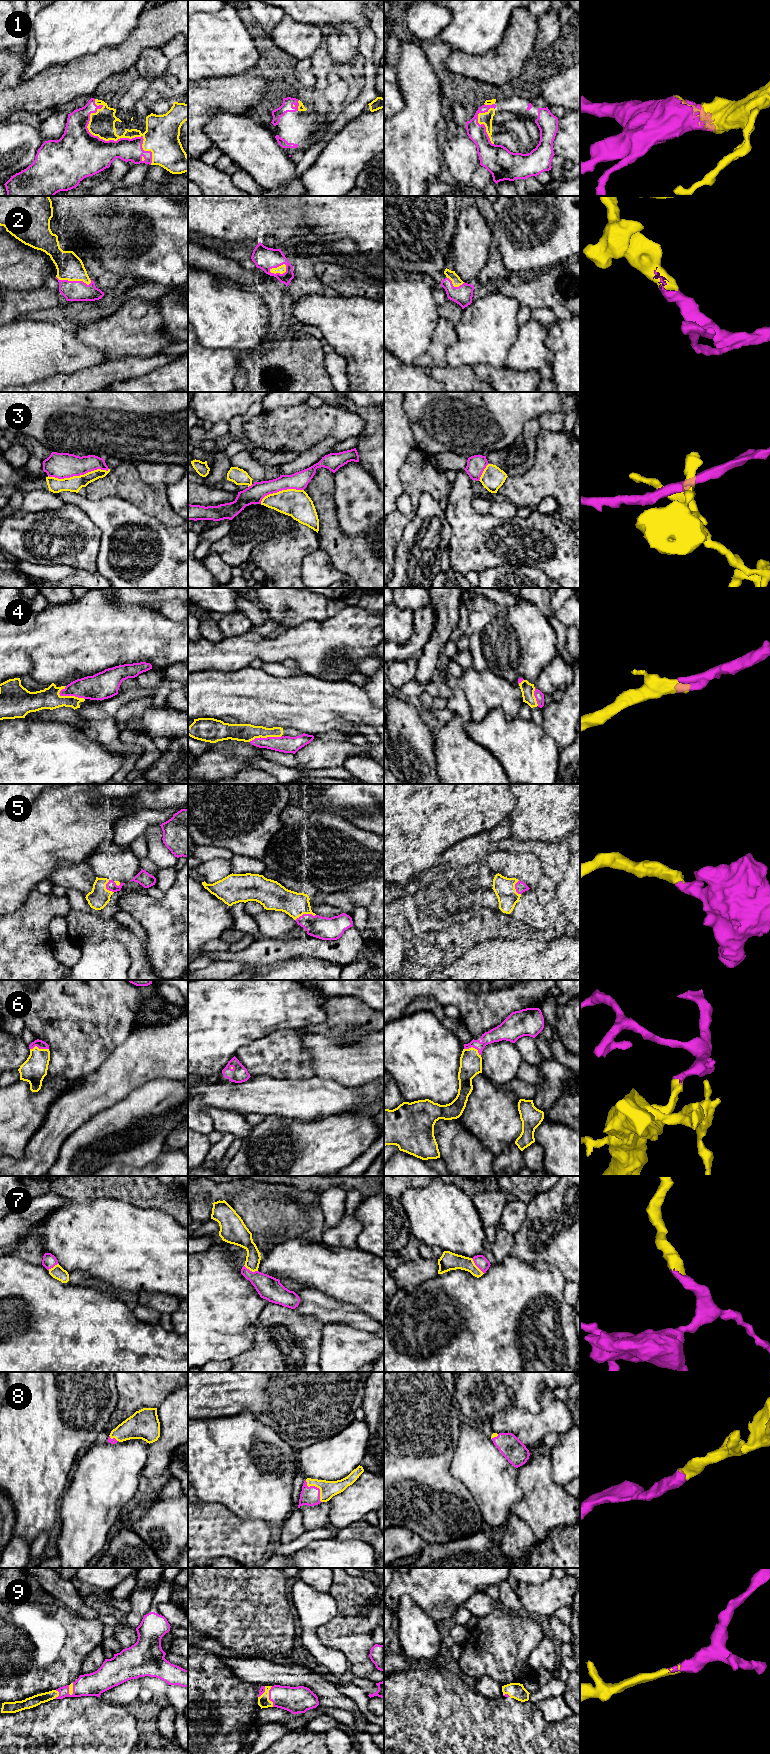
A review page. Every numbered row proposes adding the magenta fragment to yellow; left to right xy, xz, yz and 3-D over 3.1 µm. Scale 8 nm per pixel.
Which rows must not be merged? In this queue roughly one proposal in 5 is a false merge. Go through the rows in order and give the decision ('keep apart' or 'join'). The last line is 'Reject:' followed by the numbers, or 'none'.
1: join
2: join
3: keep apart
4: join
5: join
6: join
7: join
8: join
9: join
Reject: 3

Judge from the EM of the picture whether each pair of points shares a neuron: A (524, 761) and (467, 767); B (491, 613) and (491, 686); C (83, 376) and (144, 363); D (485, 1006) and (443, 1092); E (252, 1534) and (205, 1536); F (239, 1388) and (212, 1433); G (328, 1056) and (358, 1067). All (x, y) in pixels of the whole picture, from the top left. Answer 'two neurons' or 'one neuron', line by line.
A: two neurons
B: two neurons
C: one neuron
D: two neurons
E: one neuron
F: two neurons
G: one neuron

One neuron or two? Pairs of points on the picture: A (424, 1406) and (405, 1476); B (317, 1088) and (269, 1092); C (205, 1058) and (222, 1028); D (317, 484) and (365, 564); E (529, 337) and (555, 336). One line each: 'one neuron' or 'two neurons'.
A: one neuron
B: one neuron
C: one neuron
D: one neuron
E: two neurons

